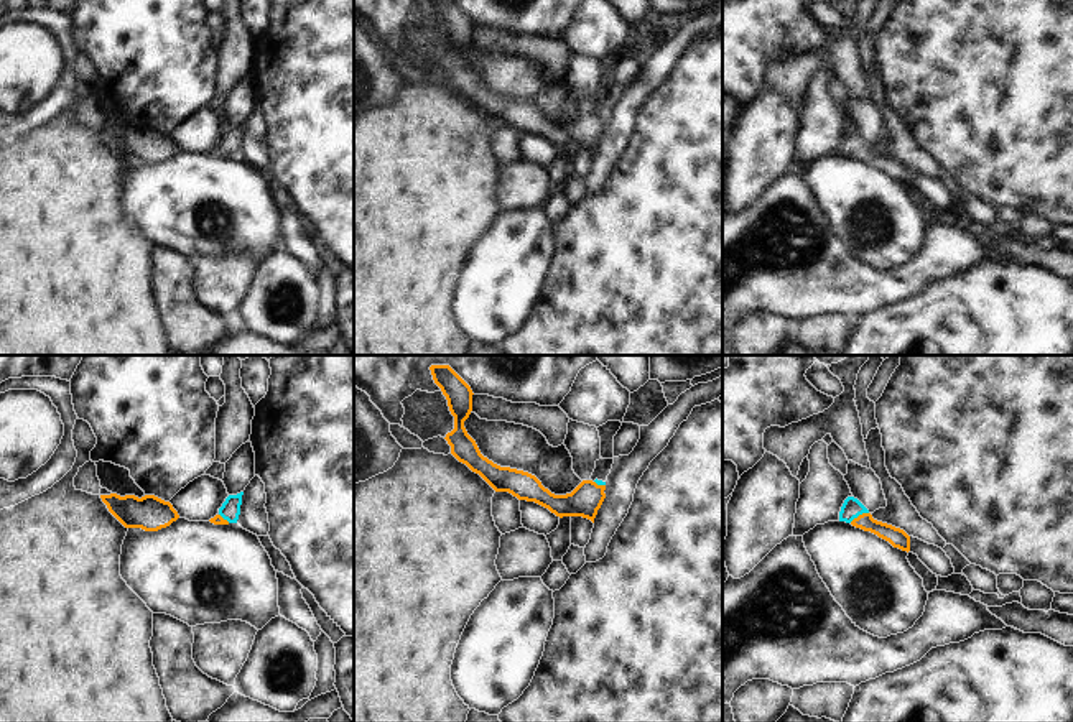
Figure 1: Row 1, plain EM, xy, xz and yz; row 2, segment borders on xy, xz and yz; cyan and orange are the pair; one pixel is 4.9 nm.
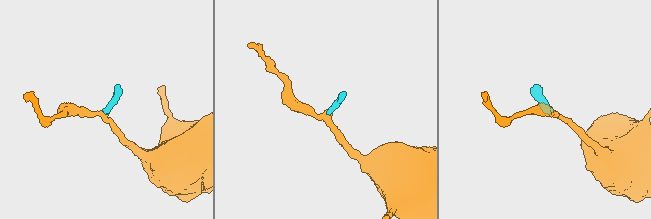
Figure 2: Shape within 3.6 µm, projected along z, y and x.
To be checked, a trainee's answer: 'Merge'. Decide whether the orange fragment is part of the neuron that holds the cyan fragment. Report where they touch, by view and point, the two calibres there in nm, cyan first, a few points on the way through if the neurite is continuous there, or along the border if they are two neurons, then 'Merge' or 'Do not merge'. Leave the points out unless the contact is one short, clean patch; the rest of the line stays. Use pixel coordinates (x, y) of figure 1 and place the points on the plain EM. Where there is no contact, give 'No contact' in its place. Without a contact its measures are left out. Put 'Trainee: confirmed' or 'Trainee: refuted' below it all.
Touches cyan at yz (858, 147). Thickness 100 nm (cyan) against 90 nm. Path across: yz (851, 140), (858, 147), (896, 168). Merge.
Trainee: confirmed

